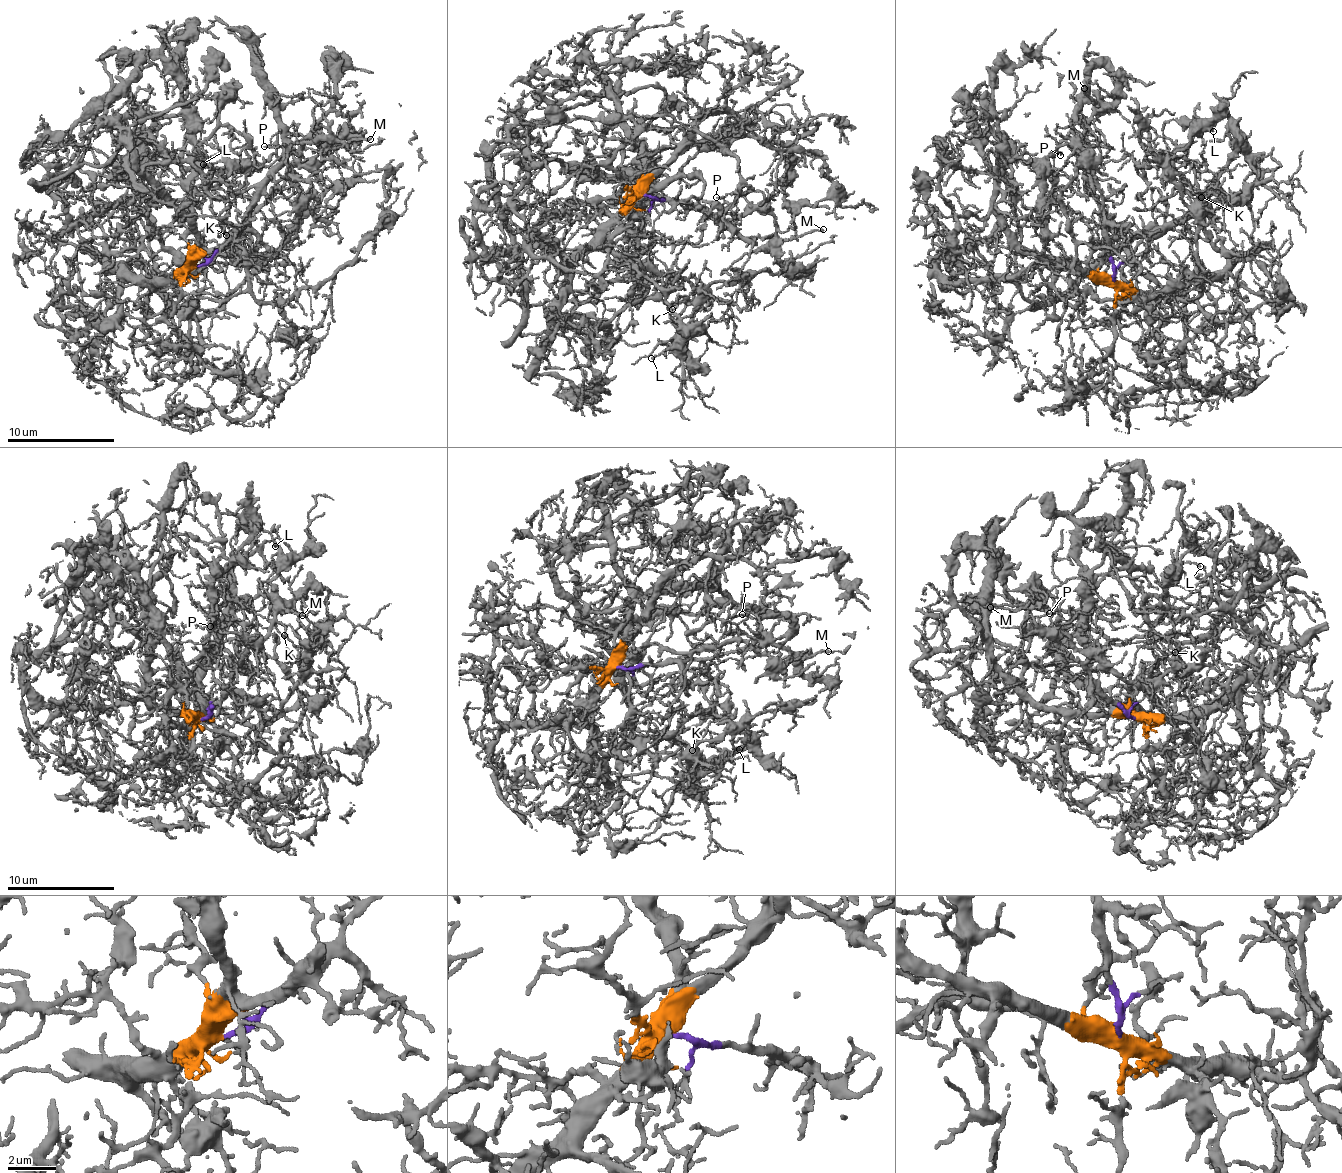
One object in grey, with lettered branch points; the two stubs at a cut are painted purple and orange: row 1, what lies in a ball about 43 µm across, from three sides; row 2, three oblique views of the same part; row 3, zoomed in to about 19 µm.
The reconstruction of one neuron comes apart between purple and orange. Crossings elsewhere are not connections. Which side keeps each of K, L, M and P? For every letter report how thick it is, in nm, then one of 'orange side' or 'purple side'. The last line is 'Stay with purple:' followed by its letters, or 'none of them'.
K: 130 nm | orange side
L: 130 nm | orange side
M: 120 nm | purple side
P: 120 nm | purple side
Stay with purple: M, P

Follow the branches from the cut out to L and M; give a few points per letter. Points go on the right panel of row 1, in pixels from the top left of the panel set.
L: (1115, 281), (1157, 298), (1226, 265), (1200, 201), (1171, 175), (1191, 124), (1200, 119), (1214, 132)
M: (1115, 281), (1092, 161), (1081, 144), (1085, 120), (1096, 104), (1084, 89)

